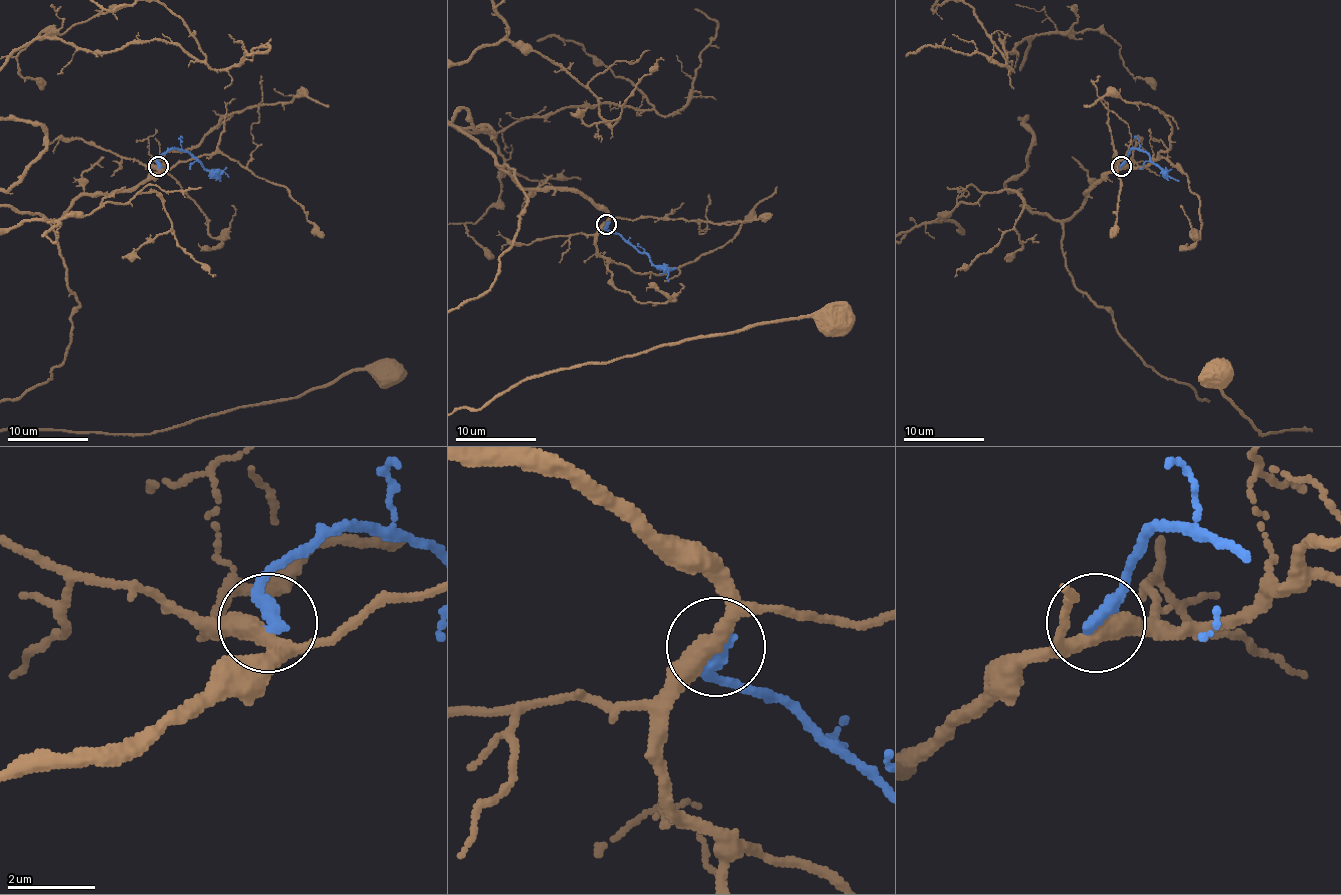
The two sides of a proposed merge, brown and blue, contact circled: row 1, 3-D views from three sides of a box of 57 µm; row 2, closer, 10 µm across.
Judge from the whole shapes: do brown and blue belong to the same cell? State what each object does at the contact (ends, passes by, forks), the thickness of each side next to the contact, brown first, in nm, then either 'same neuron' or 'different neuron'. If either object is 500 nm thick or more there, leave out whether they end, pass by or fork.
brown passes by | blue ends | 400/380 nm | different neuron

